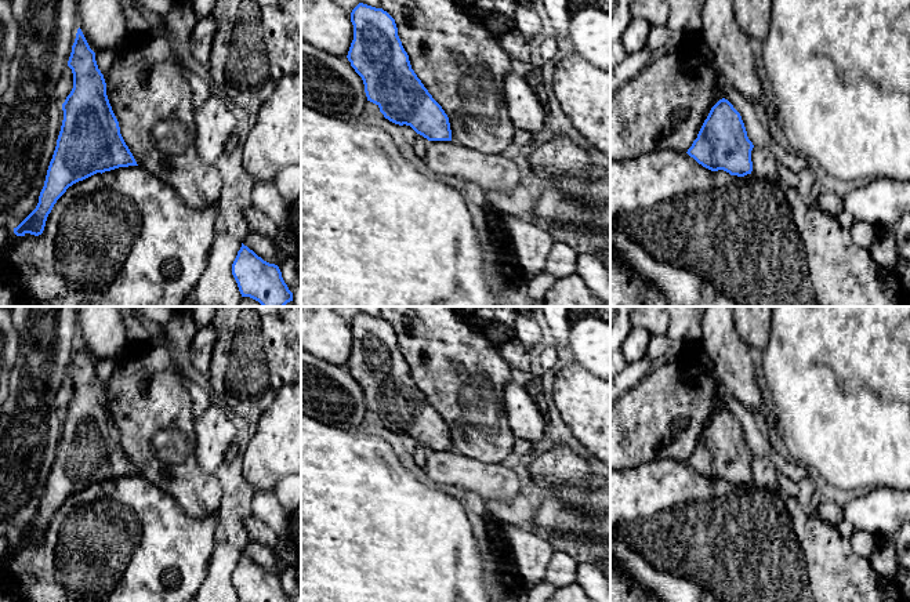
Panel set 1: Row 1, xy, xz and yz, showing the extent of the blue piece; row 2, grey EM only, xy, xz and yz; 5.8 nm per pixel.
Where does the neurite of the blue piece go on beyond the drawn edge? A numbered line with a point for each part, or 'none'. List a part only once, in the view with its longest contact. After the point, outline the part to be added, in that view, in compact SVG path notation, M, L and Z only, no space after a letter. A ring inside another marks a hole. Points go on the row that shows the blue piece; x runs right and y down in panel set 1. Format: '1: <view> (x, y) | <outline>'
none

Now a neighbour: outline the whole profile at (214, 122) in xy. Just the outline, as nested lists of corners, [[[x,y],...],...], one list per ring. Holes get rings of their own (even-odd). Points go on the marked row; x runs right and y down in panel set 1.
[[[213,88],[210,98],[195,110],[195,145],[200,159],[217,166],[229,135],[235,133],[235,124],[232,110]]]

